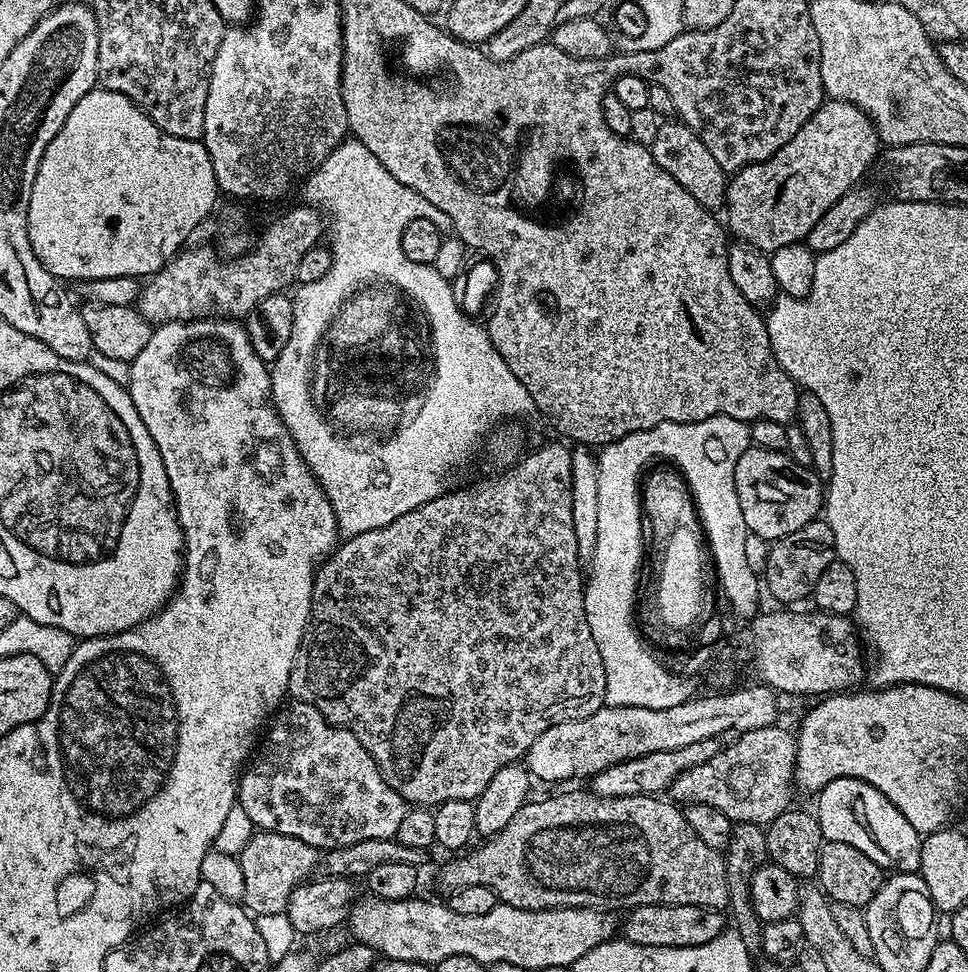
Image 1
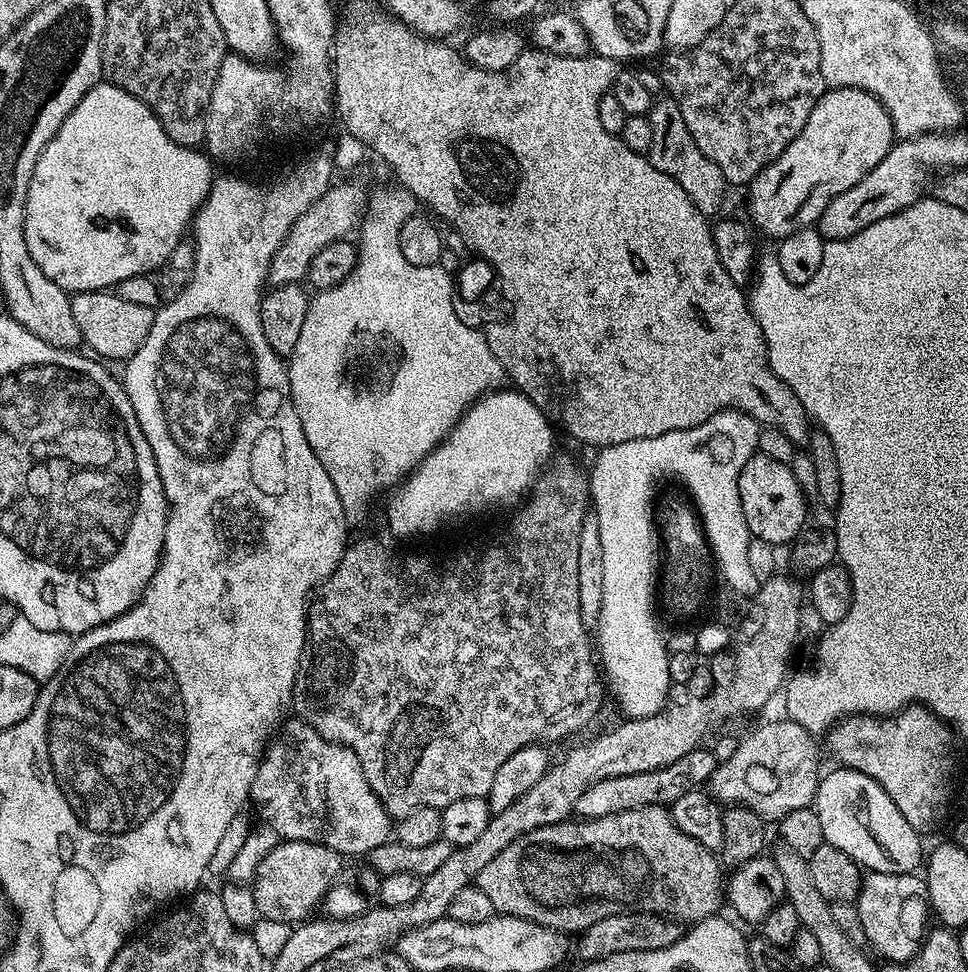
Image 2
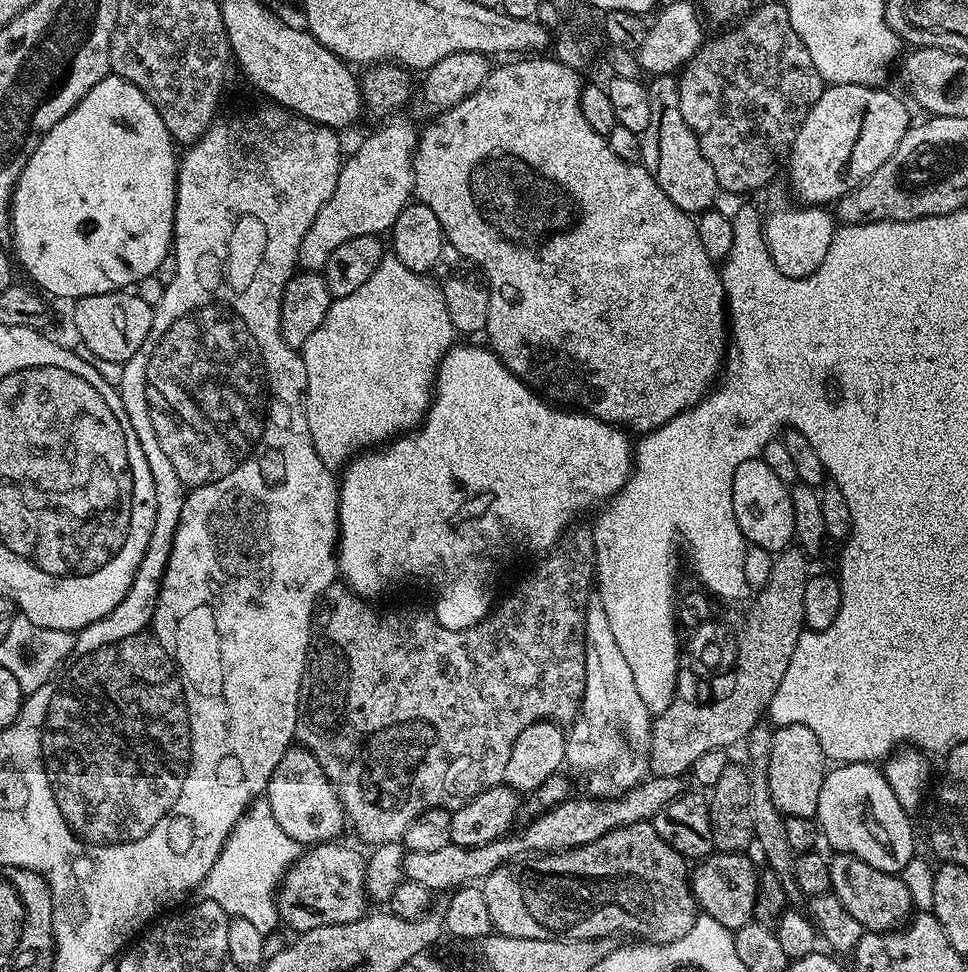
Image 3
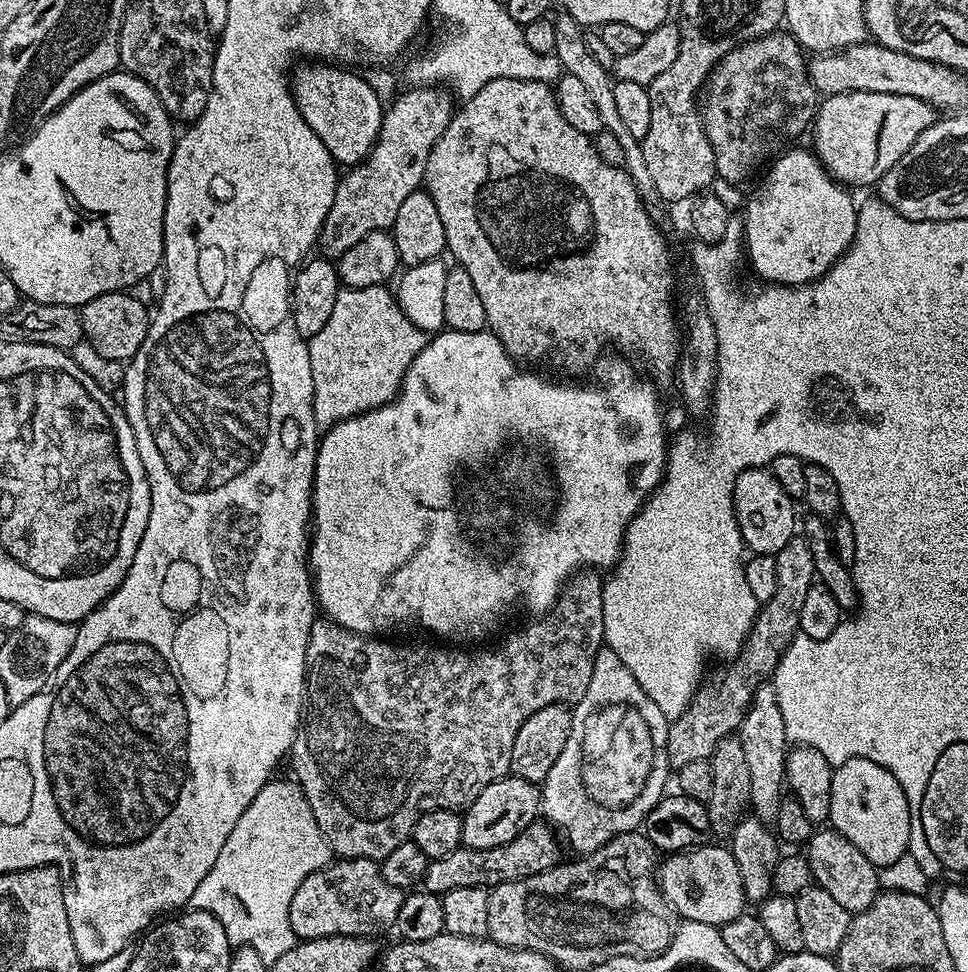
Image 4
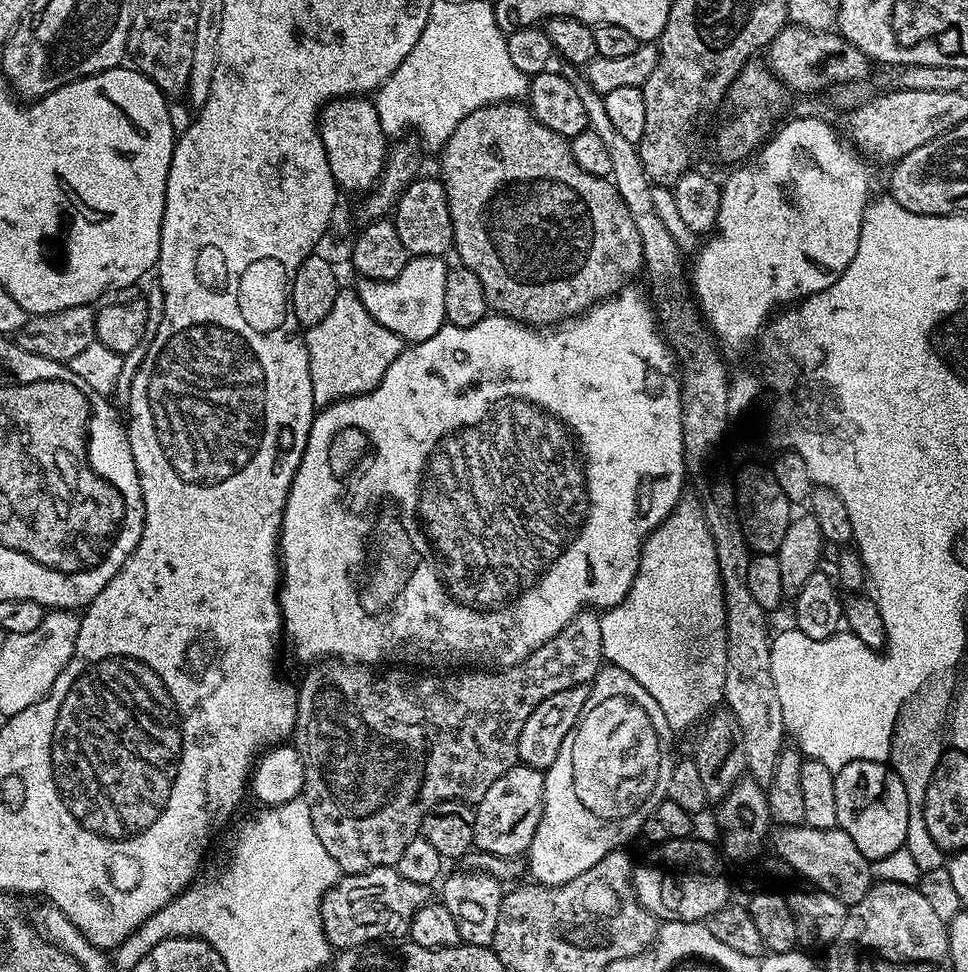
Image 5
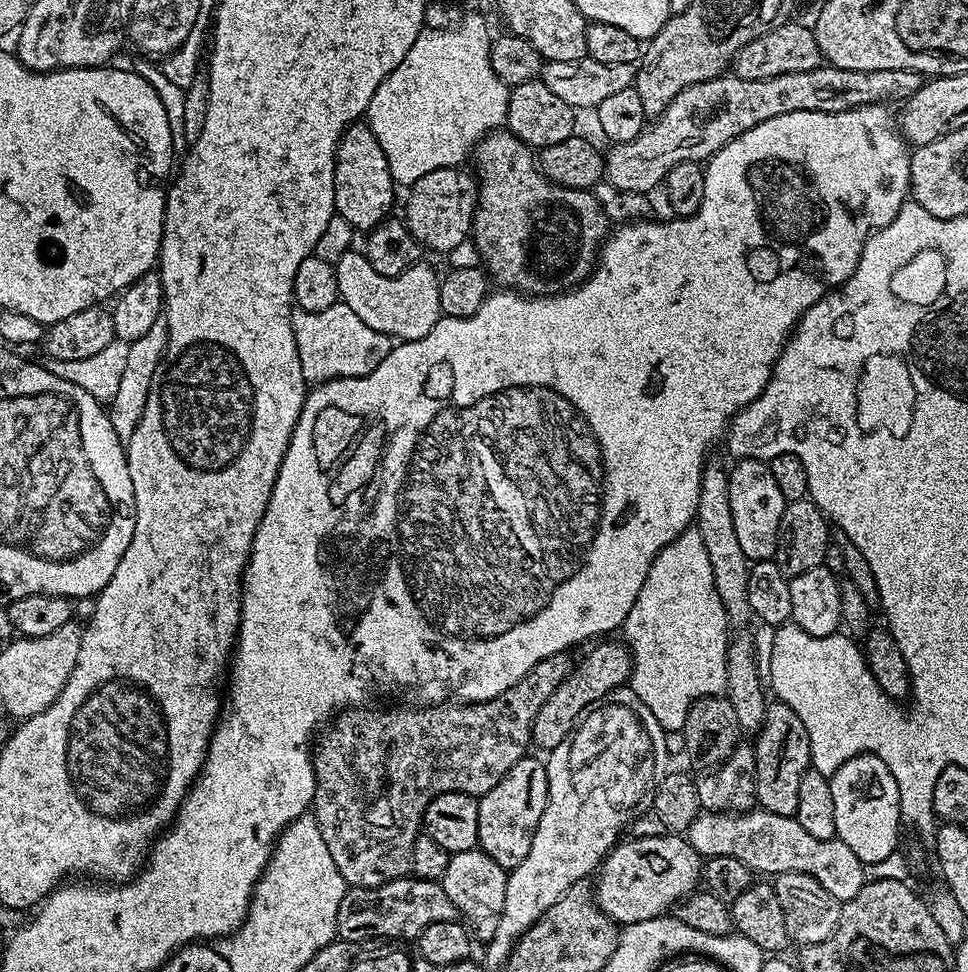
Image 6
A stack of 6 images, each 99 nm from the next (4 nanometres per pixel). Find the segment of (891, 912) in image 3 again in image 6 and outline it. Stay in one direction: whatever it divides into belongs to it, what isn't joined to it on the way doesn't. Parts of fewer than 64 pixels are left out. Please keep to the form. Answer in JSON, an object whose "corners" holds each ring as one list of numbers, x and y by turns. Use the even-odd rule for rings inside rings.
{"corners":[[753,810,739,814,727,812,705,812,694,818,687,830,686,839,689,846,702,858,725,856,738,858,753,873,769,872,772,878,784,872,801,872,810,874,825,890,830,890,834,898,841,902,852,900,858,890,866,883,866,865,860,861,858,854,846,846,840,839,815,840,802,830,795,816,783,816,763,810]]}

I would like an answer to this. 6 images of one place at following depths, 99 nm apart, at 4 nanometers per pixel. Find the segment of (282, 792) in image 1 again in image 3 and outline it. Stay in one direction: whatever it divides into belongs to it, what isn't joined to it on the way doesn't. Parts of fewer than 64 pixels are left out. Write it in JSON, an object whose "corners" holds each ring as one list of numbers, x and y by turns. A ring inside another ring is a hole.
{"corners":[[293,746,286,750,282,762,278,762,278,766,270,778,266,799,278,826,282,826,282,830,286,830,286,834,290,834,290,838,297,840,301,846,315,846,321,842,332,842,343,837,340,835,343,834,344,828,346,832,344,805,340,803,336,786,328,779,322,766,314,758,314,754,303,746]]}

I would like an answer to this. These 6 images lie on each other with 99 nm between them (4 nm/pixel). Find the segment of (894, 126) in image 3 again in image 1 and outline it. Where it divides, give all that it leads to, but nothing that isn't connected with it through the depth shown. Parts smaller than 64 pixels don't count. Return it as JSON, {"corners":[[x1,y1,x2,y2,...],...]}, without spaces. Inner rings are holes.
{"corners":[[825,99,782,150,769,160,740,169,728,180,727,231,763,254,807,241,814,222,861,183,859,180,876,156,876,144,876,130,863,110,844,100]]}

